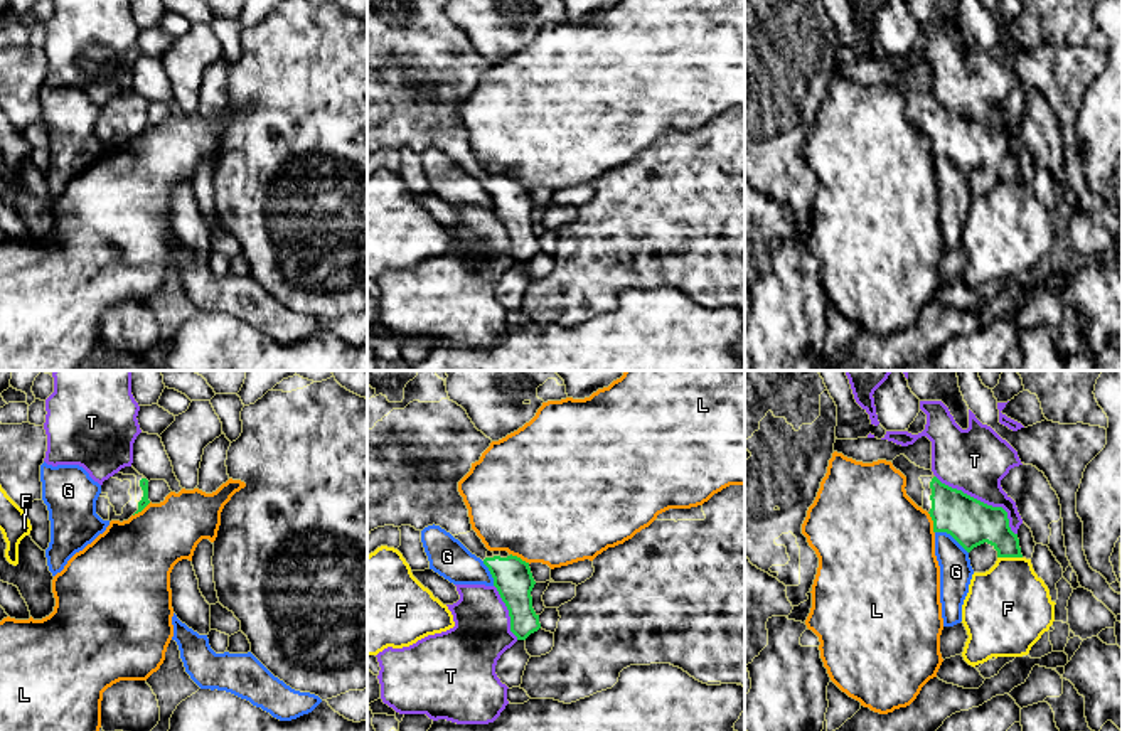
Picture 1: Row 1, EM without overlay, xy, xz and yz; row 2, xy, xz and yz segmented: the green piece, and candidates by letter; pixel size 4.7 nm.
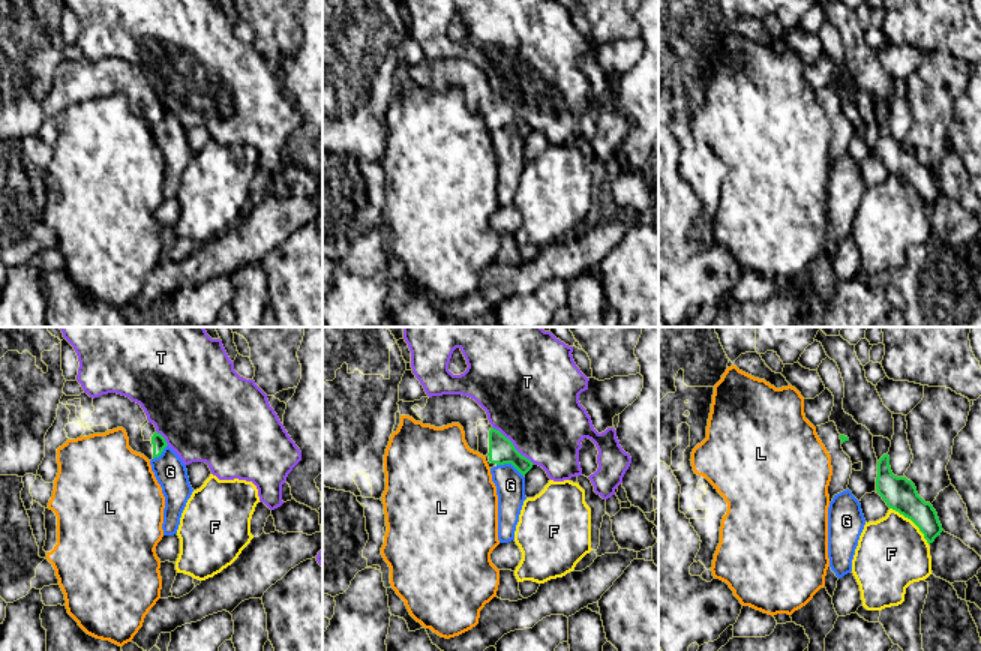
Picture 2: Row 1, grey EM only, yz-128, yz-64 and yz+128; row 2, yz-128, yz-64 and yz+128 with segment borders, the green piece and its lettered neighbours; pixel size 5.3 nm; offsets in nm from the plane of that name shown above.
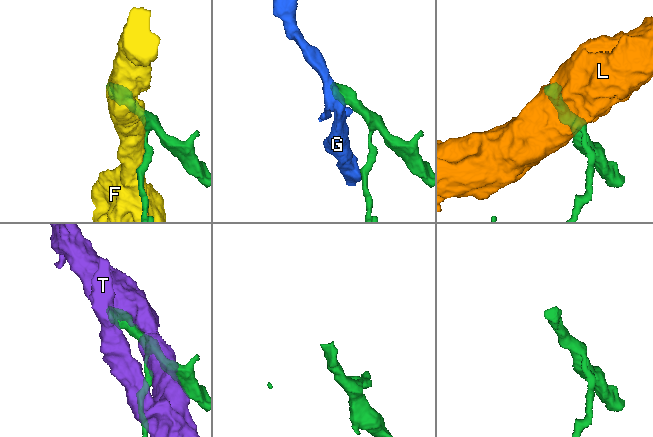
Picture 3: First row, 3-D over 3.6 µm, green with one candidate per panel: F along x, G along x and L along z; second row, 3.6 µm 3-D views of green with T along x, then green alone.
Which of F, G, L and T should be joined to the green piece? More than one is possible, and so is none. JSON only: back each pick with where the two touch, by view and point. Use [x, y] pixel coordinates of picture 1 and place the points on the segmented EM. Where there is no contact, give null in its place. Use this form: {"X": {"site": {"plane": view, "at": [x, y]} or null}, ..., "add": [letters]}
{"add": []}

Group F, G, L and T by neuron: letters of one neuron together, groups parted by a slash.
F / G / L / T

